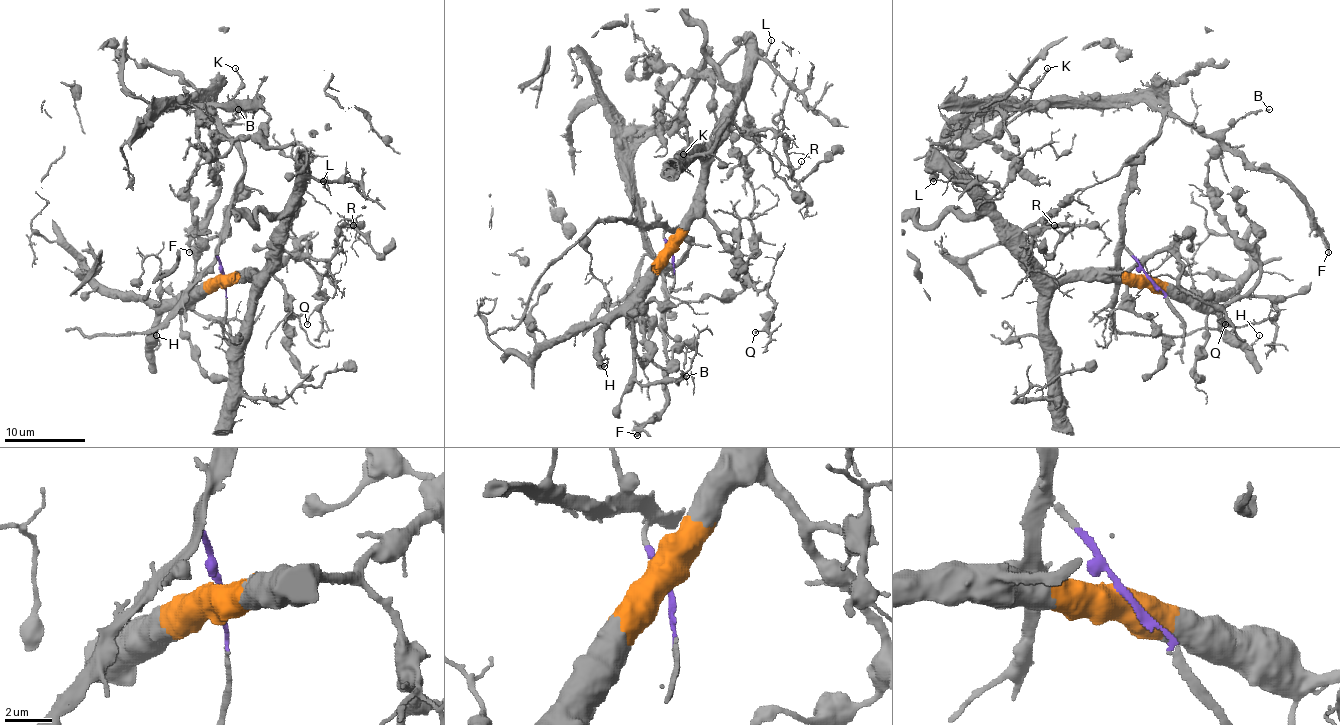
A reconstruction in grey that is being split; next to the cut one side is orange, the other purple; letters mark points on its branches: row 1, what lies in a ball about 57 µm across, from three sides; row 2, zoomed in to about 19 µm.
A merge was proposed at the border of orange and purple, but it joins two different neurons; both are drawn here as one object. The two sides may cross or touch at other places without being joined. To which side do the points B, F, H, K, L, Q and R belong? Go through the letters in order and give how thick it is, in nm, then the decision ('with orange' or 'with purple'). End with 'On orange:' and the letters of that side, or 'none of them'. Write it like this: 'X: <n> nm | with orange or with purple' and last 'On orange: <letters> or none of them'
B: 120 nm | with purple
F: 120 nm | with purple
H: 120 nm | with orange
K: 170 nm | with purple
L: 100 nm | with orange
Q: 130 nm | with orange
R: 130 nm | with orange
On orange: H, L, Q, R

